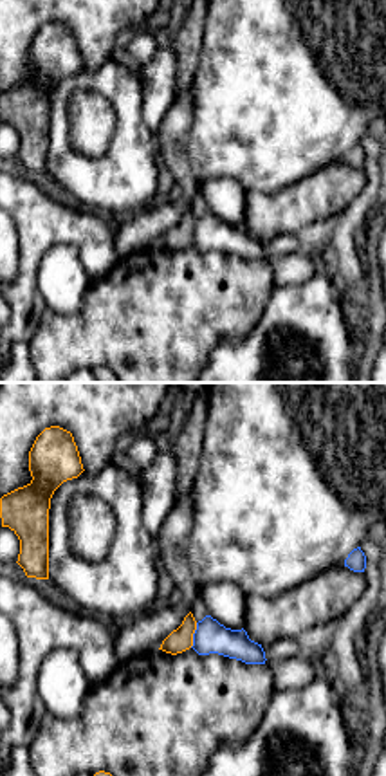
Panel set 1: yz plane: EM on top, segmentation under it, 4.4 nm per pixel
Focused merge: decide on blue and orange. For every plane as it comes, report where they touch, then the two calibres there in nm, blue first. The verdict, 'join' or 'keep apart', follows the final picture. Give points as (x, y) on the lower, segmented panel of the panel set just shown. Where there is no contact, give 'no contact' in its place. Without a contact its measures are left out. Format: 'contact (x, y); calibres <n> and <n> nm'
contact (193, 636); calibres 140 and 110 nm

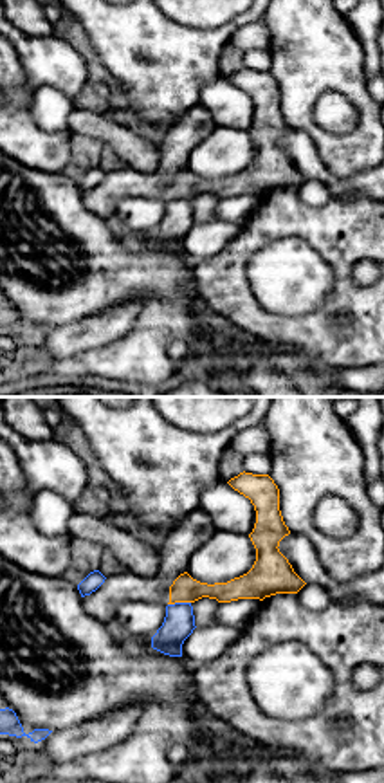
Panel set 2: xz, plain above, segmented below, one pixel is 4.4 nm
contact (179, 603); calibres 140 and 120 nm

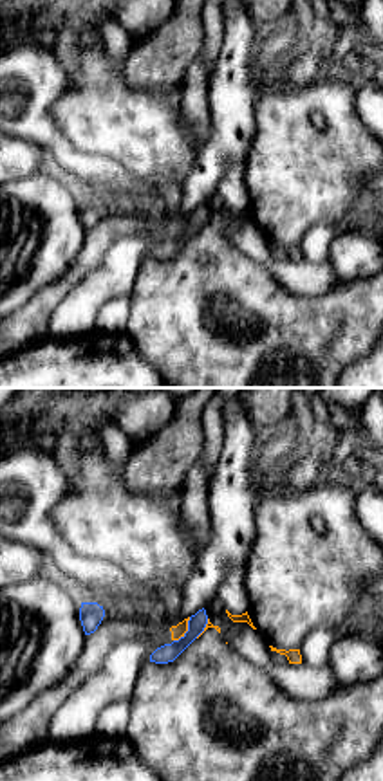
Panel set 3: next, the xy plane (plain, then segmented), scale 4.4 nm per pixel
contact (188, 630); calibres 80 and 60 nm

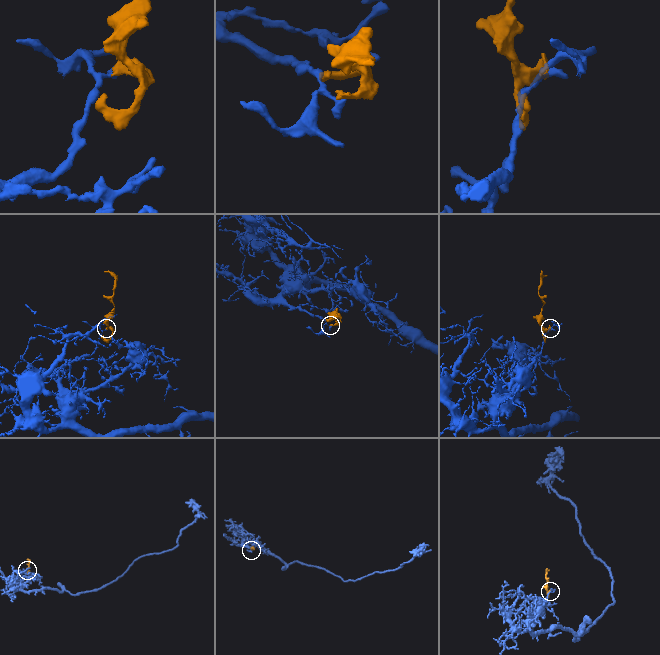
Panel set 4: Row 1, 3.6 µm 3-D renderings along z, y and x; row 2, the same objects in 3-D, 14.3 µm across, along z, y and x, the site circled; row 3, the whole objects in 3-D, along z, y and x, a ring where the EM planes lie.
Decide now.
keep apart

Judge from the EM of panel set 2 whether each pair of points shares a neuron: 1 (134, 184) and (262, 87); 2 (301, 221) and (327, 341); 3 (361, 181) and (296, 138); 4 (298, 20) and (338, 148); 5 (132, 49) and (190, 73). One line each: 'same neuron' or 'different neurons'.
1: same neuron
2: same neuron
3: same neuron
4: same neuron
5: same neuron

